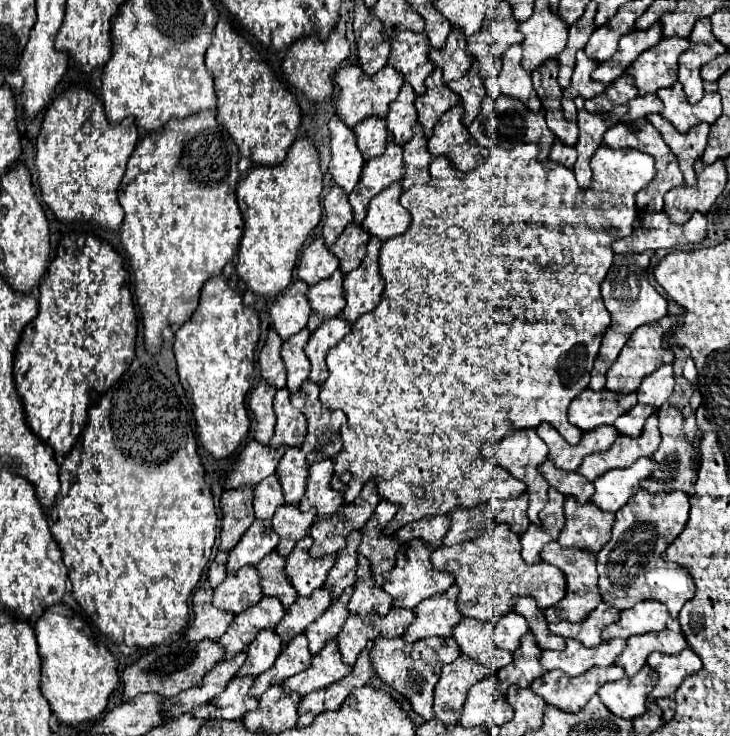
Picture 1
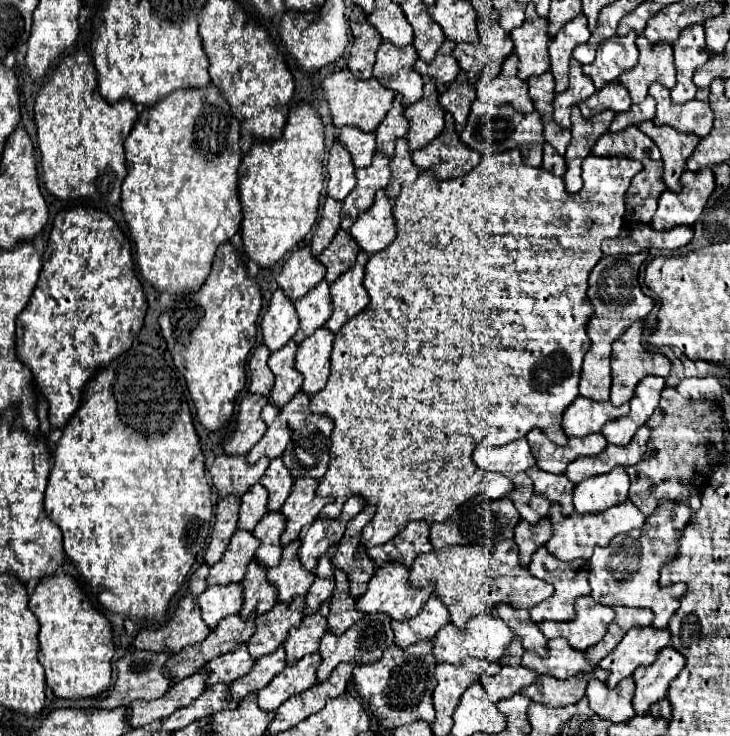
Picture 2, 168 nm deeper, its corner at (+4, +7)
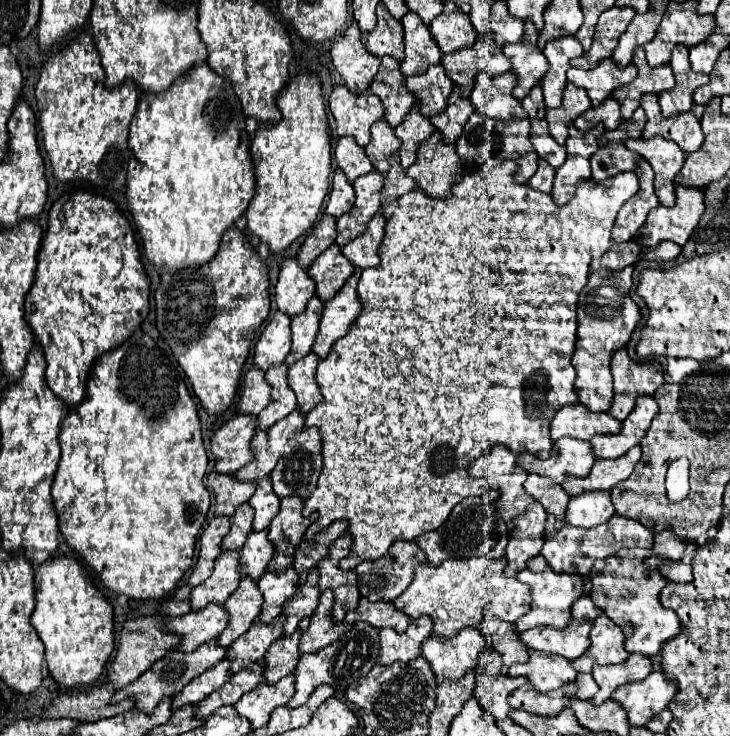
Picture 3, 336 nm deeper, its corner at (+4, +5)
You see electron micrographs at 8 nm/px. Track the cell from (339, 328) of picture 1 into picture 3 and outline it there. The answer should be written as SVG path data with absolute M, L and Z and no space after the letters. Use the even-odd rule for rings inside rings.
M310 352L304 358L300 358L300 362L292 364L288 368L288 384L296 392L298 408L304 414L322 400L320 386L316 382L316 366L318 366L318 362L320 362L320 356Z

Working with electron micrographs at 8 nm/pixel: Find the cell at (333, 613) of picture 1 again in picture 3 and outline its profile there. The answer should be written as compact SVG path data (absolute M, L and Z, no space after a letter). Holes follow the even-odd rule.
M296 630L290 636L280 636L264 656L266 662L266 672L264 672L264 682L274 684L286 674L294 672L296 662L300 660L300 638L302 630Z

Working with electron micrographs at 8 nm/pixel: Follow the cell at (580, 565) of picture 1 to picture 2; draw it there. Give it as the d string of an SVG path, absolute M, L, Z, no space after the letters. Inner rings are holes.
M544 546L534 552L528 570L530 570L532 576L536 576L540 580L546 580L548 584L554 586L554 594L548 600L544 600L542 604L536 604L536 608L530 608L530 620L536 622L536 624L544 622L544 620L554 620L554 622L572 620L572 616L576 614L574 612L576 598L588 594L588 574L586 574L586 570L572 570L568 564L564 564L564 562L556 560L552 554L548 554L548 550Z

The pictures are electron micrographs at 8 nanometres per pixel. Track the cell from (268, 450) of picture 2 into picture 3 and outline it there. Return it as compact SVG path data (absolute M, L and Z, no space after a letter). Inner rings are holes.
M256 430L252 438L252 448L254 448L254 460L246 466L242 466L236 472L236 478L250 482L250 480L260 480L272 472L276 466L276 456L268 448L268 434L262 430Z

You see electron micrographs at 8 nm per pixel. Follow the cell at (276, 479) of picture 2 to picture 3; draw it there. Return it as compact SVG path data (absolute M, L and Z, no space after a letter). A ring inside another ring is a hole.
M264 476L258 484L256 484L256 492L254 496L248 500L250 506L254 508L254 530L264 530L268 528L270 520L278 514L280 510L280 498L276 498L274 490L272 490L272 480L270 476Z

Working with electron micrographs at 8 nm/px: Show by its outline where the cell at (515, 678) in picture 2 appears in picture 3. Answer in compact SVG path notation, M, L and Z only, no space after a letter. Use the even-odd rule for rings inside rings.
M478 674L478 682L476 682L476 690L474 696L478 698L480 706L494 718L494 720L502 720L508 716L510 706L508 706L508 696L512 694L512 690L520 688L528 684L526 678L508 678L506 674L498 674L498 676L488 676L488 674Z

